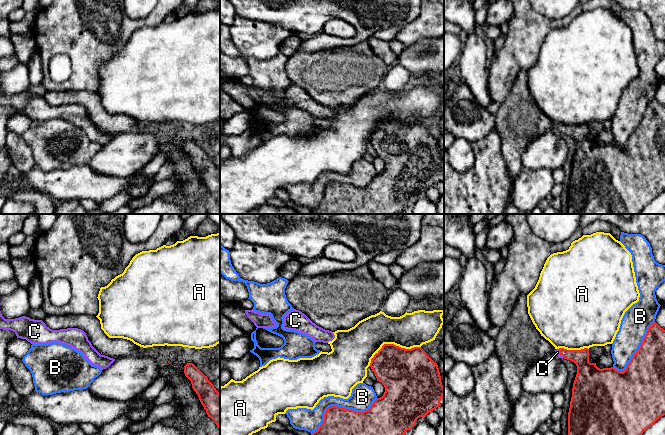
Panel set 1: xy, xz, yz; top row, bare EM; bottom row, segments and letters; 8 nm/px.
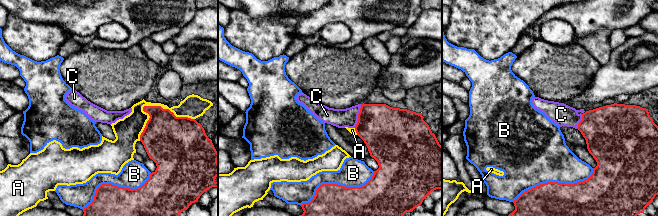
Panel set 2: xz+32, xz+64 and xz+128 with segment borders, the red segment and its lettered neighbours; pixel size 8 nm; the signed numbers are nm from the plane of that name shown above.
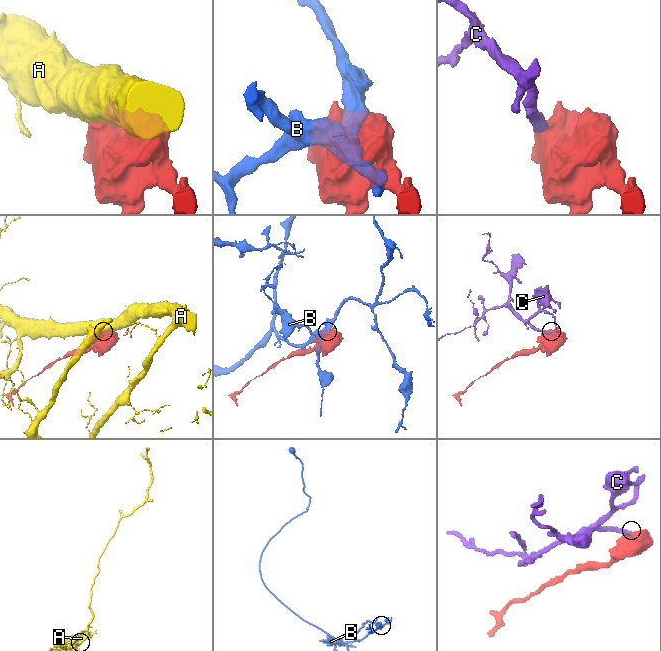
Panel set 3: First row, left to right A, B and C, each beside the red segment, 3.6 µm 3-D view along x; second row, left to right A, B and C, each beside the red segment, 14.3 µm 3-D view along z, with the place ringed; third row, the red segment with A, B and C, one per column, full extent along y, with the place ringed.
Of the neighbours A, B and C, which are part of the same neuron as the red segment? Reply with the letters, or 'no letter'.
C

